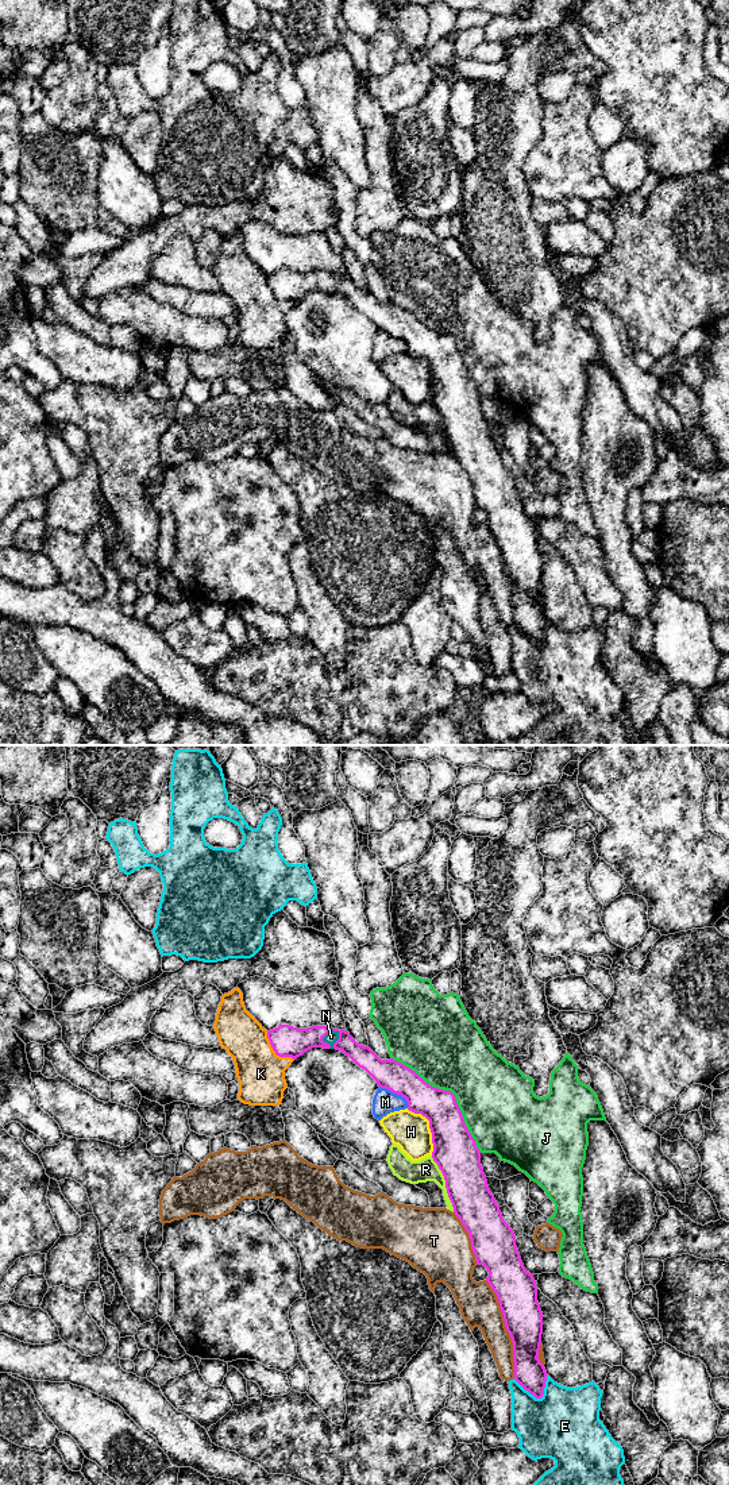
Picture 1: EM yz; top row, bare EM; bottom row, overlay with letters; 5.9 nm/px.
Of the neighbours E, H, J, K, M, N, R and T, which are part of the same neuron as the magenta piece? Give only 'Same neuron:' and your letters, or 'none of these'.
Same neuron: N

